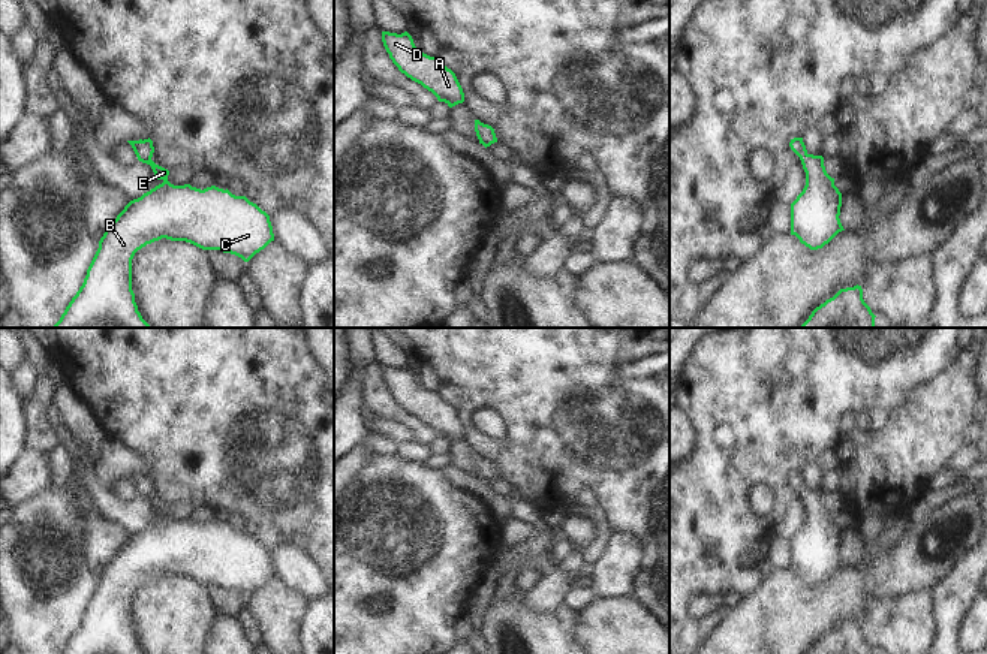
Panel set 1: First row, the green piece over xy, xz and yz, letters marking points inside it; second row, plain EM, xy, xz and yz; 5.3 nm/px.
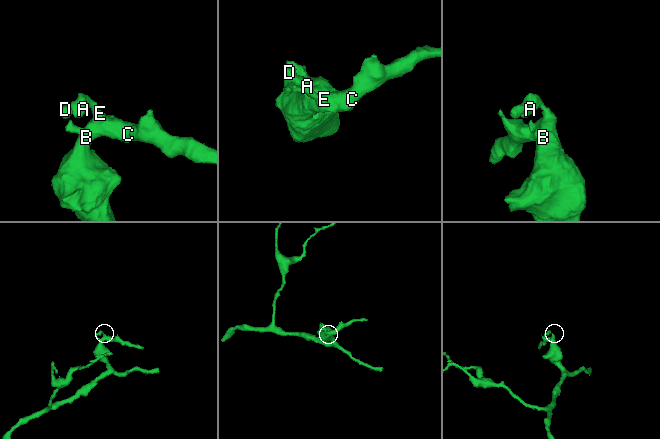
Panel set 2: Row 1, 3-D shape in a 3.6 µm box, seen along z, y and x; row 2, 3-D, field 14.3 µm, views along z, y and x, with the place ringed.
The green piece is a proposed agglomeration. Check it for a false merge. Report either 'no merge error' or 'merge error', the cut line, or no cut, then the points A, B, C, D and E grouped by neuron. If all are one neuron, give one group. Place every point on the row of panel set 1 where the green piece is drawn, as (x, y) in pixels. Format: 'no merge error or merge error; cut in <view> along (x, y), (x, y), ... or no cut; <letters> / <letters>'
no merge error; no cut; A B C D E

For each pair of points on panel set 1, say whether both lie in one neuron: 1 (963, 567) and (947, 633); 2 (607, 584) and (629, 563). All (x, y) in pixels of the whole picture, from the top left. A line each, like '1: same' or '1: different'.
1: same
2: same

